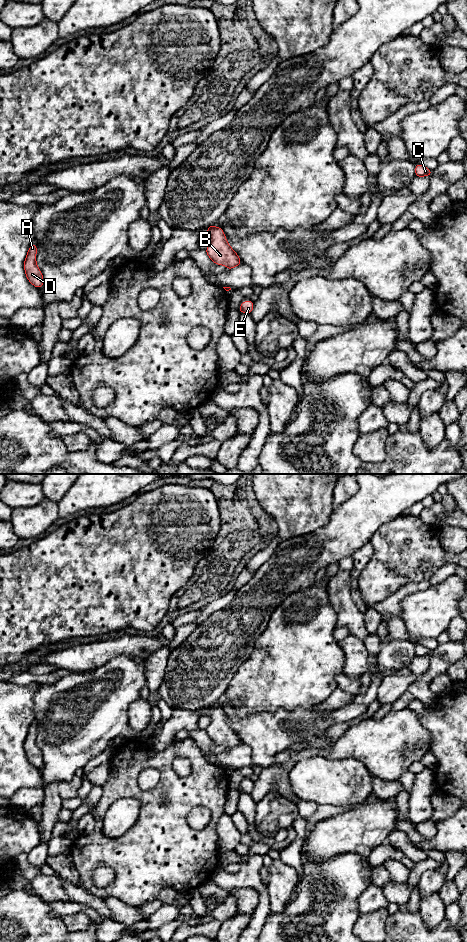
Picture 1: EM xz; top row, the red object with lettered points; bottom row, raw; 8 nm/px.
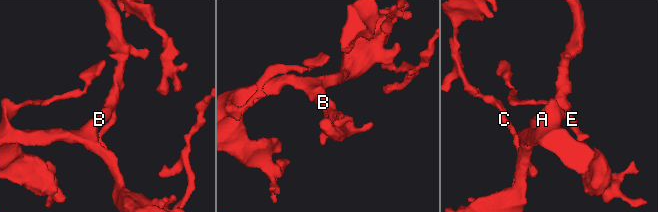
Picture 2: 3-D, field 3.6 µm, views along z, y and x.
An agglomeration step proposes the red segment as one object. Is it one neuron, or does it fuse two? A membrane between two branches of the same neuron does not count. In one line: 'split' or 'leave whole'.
leave whole

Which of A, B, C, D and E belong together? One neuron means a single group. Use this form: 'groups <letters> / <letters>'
groups A B C D E

